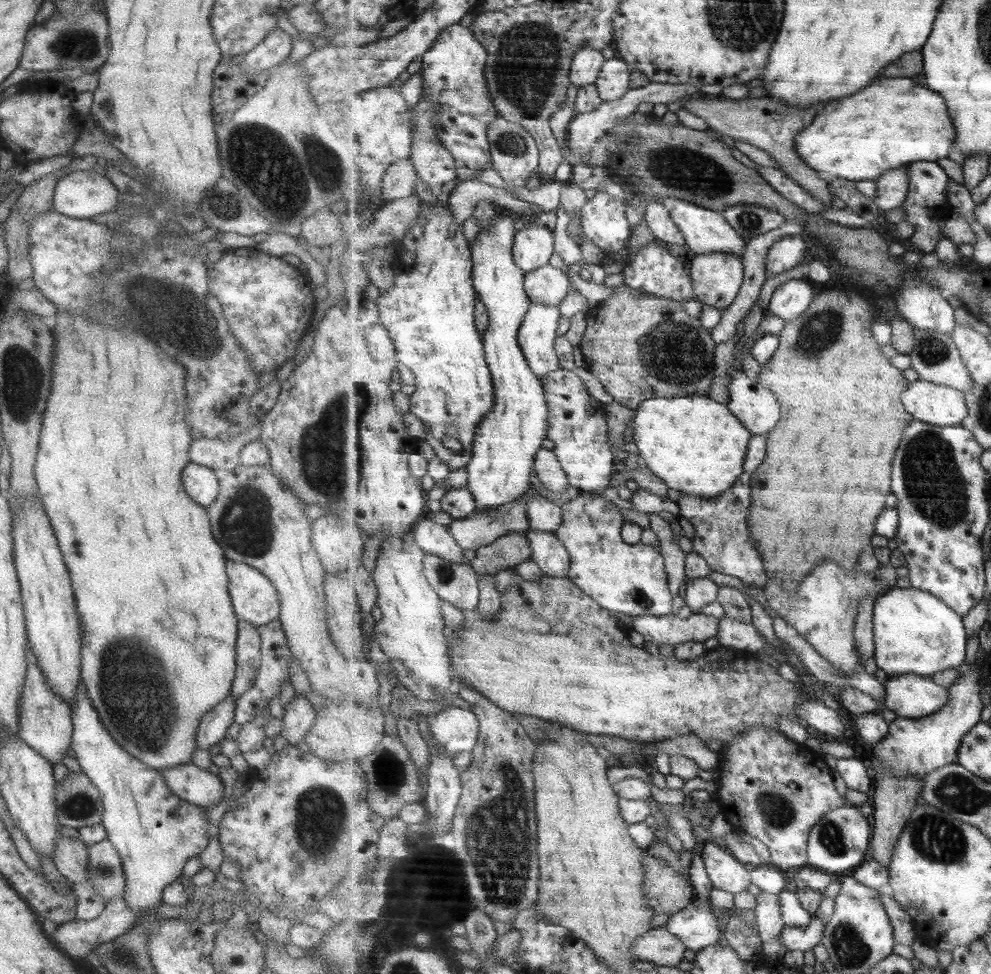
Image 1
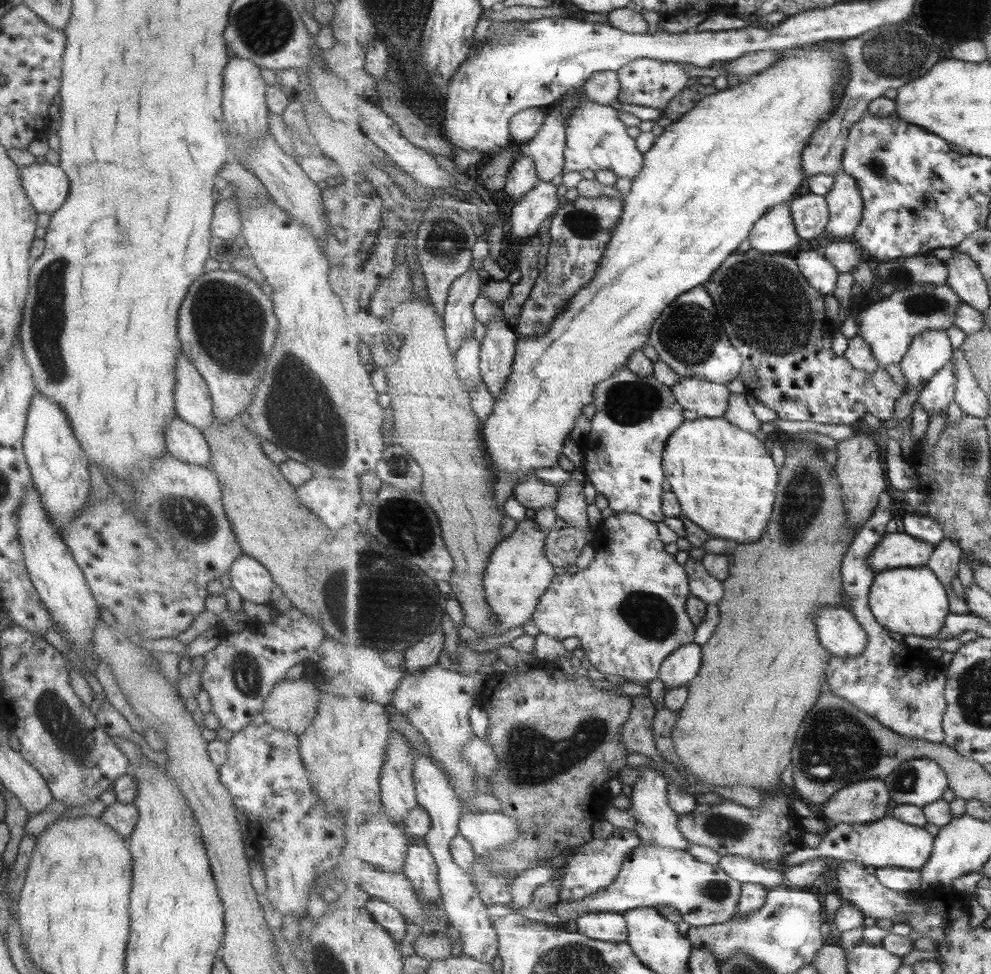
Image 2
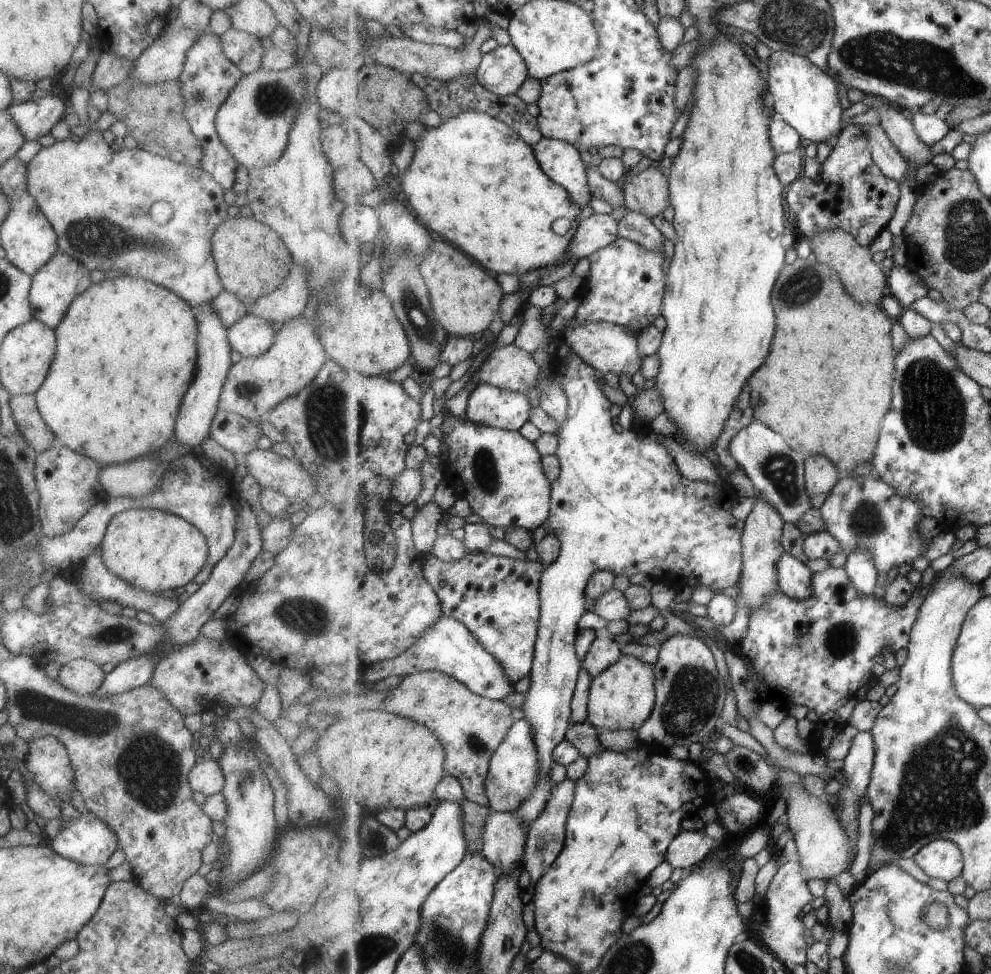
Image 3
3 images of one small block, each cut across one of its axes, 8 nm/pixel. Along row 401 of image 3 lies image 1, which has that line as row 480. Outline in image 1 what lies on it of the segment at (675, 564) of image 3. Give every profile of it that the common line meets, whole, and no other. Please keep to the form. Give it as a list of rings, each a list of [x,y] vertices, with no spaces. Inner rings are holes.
[[[561,366],[545,379],[544,389],[550,407],[547,439],[555,443],[554,453],[567,473],[571,487],[579,492],[601,492],[611,486],[615,463],[608,429],[607,410],[589,394],[583,380]],[[745,472],[743,478],[739,478],[731,489],[717,498],[701,498],[701,496],[680,492],[677,504],[681,508],[679,517],[687,519],[695,529],[694,550],[710,565],[713,571],[739,578],[749,588],[764,589],[769,582],[766,574],[767,566],[763,563],[762,555],[758,552],[758,548],[755,547],[750,534],[749,516],[751,505],[754,504],[751,487],[753,487],[752,474]]]

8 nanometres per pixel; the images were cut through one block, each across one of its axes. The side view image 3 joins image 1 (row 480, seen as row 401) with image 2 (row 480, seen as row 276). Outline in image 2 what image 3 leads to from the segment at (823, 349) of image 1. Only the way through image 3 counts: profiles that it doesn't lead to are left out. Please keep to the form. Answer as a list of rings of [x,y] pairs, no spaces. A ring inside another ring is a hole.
[[[801,434],[789,435],[784,442],[783,449],[785,450],[785,460],[779,473],[779,494],[777,494],[777,504],[775,504],[775,518],[771,518],[771,526],[759,542],[751,544],[737,543],[736,549],[729,554],[733,556],[733,564],[737,568],[745,568],[747,574],[731,574],[729,580],[725,582],[727,584],[725,586],[725,598],[718,604],[721,620],[715,629],[713,638],[702,646],[703,670],[688,685],[691,696],[689,696],[687,704],[680,710],[680,717],[673,735],[681,760],[694,775],[697,775],[698,780],[703,780],[703,782],[709,784],[721,784],[721,786],[750,784],[760,793],[779,788],[779,782],[782,782],[781,774],[783,774],[783,770],[789,764],[792,764],[793,756],[791,756],[791,752],[793,752],[793,746],[791,744],[798,744],[797,732],[799,732],[807,712],[815,706],[815,700],[819,700],[821,692],[829,690],[827,685],[823,688],[824,684],[821,680],[823,680],[823,676],[826,677],[833,655],[826,648],[823,648],[816,618],[818,618],[817,614],[828,606],[837,607],[845,604],[843,596],[846,592],[843,586],[841,566],[843,566],[843,560],[847,557],[847,553],[849,553],[858,533],[855,528],[851,528],[851,524],[847,520],[846,496],[835,465],[827,463],[827,460],[823,458],[824,454],[819,445],[805,437],[801,437]]]

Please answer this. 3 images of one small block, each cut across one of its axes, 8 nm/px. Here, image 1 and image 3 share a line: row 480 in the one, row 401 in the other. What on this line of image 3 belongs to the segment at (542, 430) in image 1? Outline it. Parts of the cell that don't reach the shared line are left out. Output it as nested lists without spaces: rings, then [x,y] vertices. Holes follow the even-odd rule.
[[[479,384],[468,399],[467,420],[510,431],[519,431],[531,418],[527,393]]]

